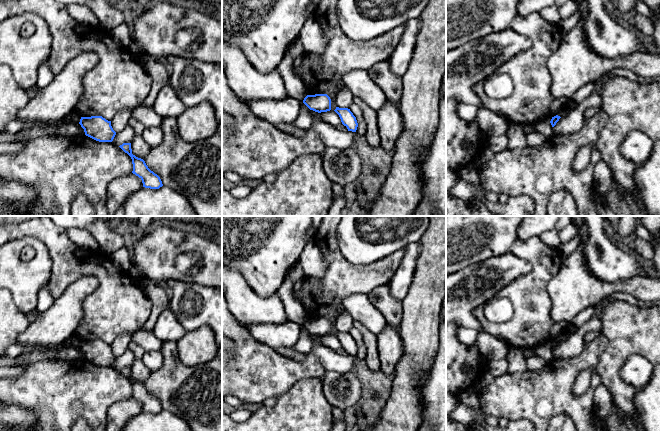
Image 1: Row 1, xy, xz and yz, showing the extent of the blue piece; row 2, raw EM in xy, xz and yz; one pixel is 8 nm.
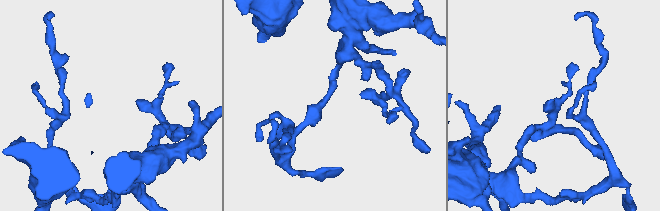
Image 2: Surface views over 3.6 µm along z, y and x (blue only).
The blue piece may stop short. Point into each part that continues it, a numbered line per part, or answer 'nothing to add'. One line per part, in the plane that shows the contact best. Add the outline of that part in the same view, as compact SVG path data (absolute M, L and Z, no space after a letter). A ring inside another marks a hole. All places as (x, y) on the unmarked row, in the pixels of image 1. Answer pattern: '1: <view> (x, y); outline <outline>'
nothing to add

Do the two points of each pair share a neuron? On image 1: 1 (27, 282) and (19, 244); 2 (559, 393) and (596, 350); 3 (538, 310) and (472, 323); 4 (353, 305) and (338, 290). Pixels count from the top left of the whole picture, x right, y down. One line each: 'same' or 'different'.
1: same
2: same
3: different
4: different

